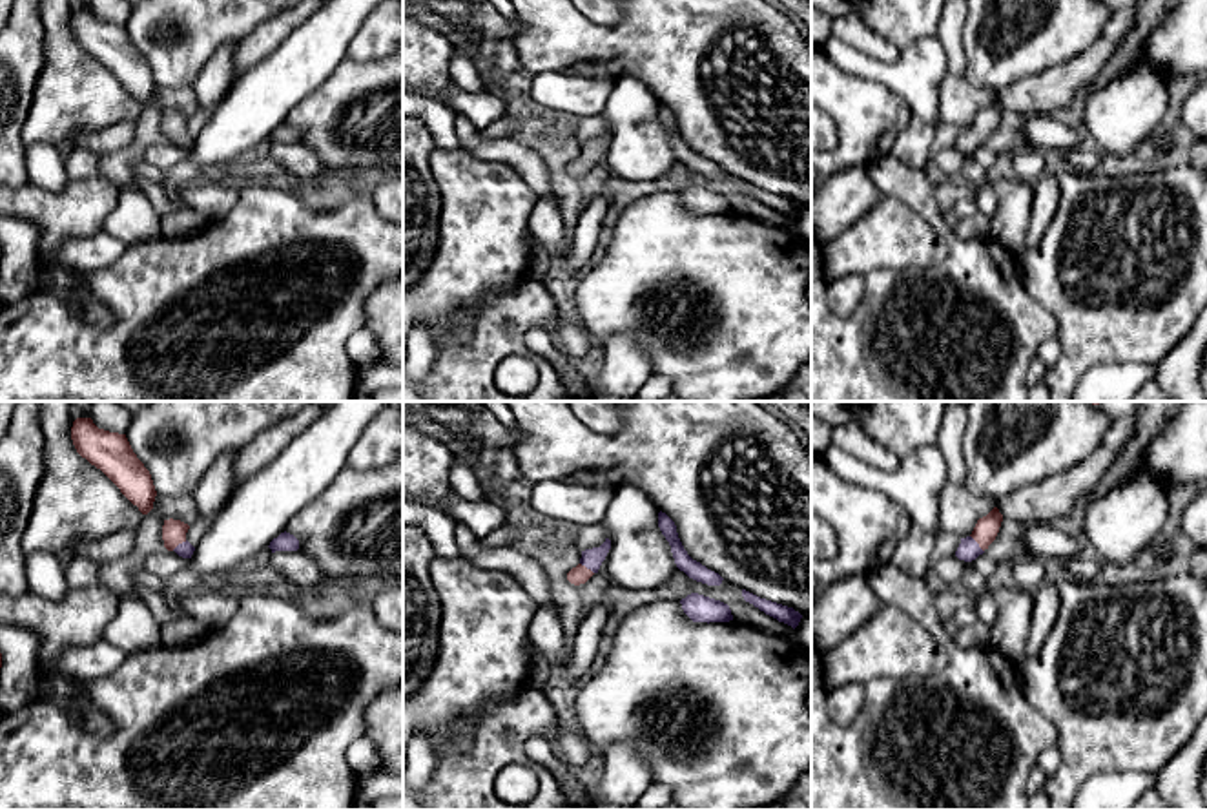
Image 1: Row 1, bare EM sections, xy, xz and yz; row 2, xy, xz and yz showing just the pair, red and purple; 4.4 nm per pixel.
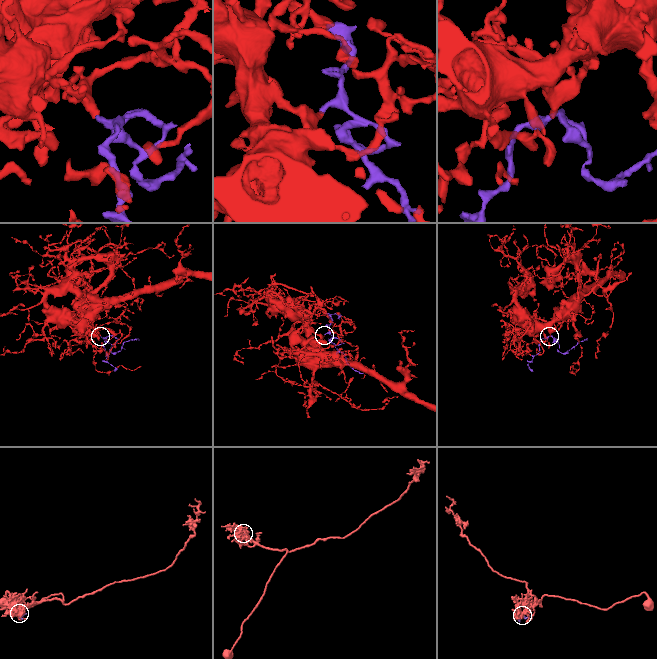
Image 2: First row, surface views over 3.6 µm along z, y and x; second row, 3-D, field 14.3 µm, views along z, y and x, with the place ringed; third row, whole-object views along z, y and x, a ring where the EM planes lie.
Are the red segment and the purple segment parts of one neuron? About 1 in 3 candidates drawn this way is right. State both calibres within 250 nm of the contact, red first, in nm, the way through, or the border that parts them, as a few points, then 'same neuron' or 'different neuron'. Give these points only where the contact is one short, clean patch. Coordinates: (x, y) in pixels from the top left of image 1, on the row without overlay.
110 nm thick on the red side, 100 nm on the other; runs through yz (987, 119), (978, 134), (969, 141); same neuron

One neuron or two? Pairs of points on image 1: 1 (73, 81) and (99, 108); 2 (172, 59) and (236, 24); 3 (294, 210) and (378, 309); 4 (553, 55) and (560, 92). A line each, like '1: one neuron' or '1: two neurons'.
1: one neuron
2: one neuron
3: two neurons
4: two neurons

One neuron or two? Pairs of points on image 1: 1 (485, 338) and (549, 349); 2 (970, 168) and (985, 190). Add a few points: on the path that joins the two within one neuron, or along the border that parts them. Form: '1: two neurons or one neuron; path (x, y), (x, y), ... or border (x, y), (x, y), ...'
1: two neurons; border (551, 336), (533, 327), (526, 334), (524, 345)
2: one neuron; path (974, 174), (980, 185)

